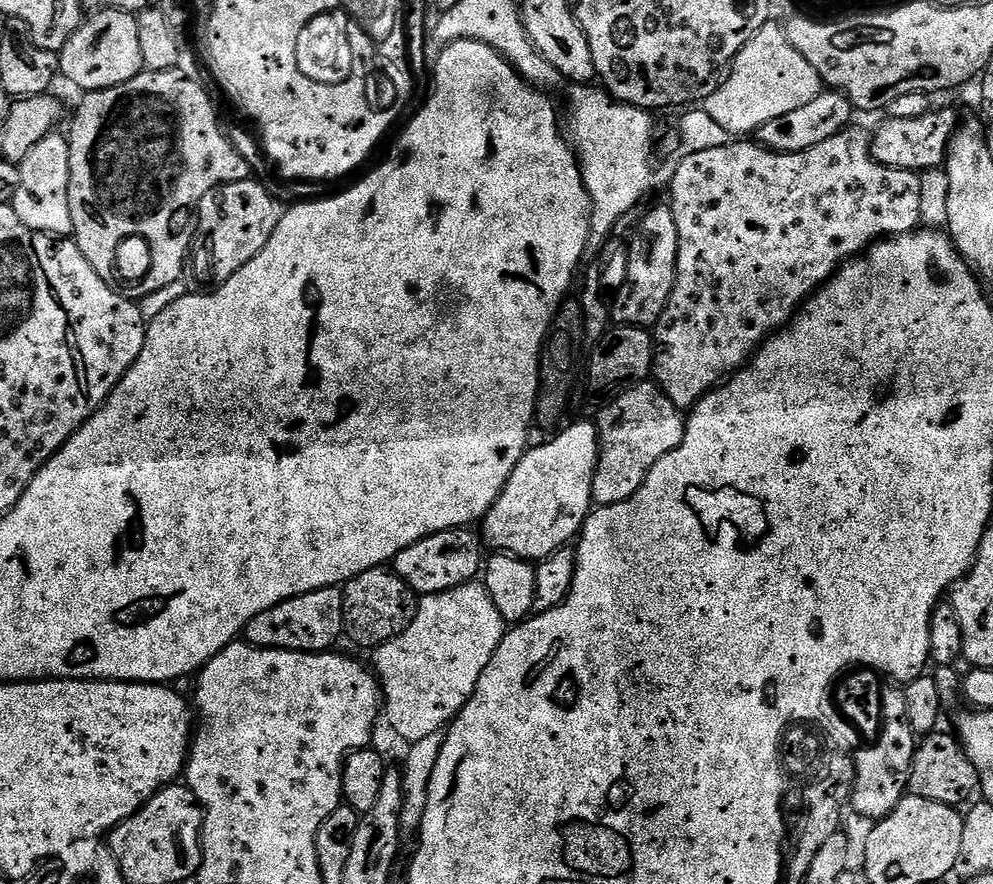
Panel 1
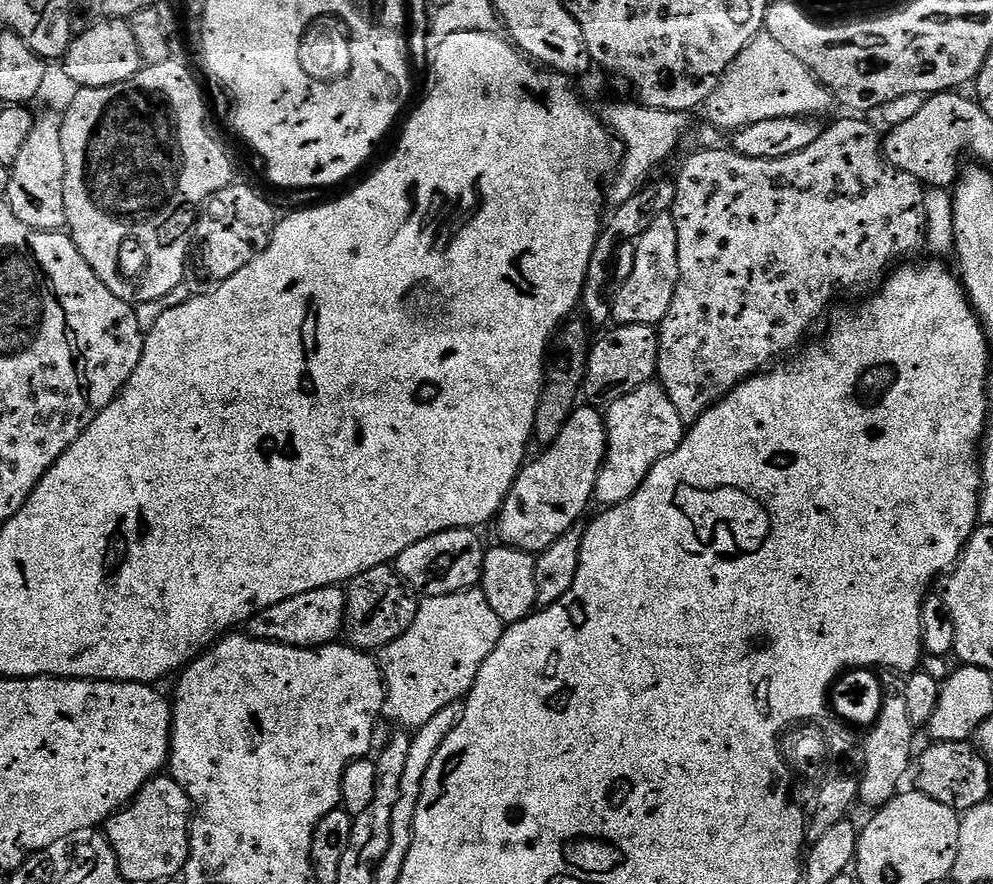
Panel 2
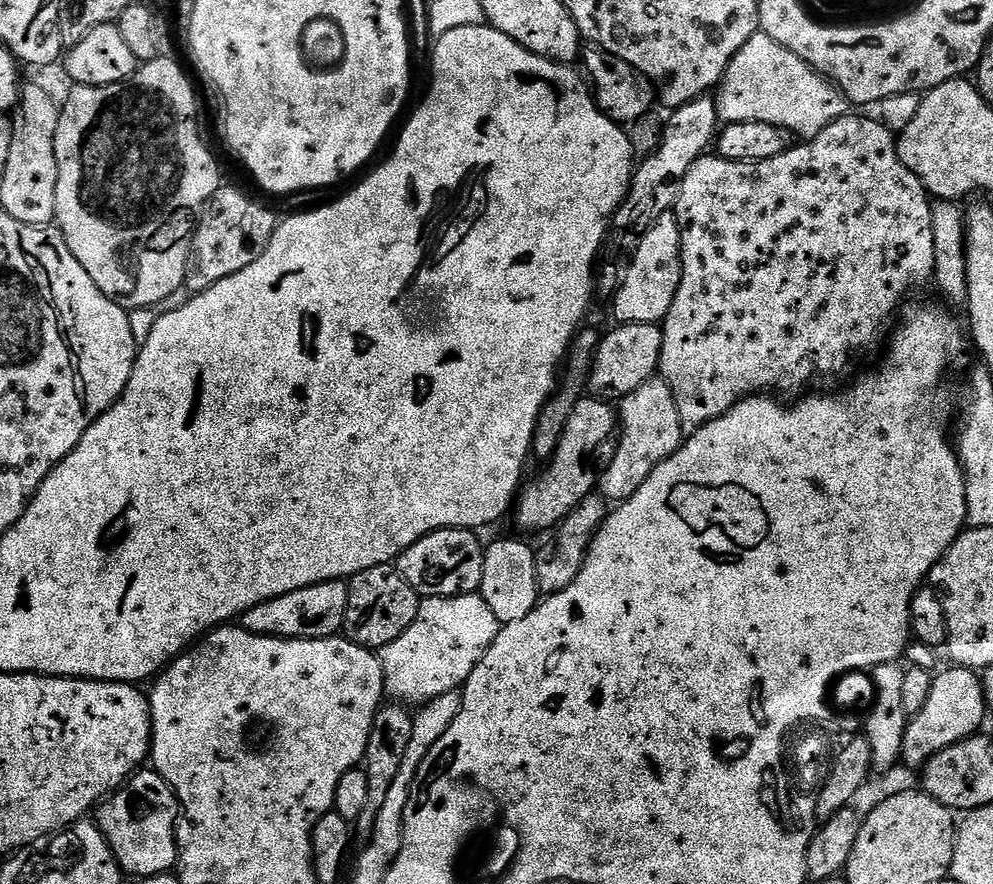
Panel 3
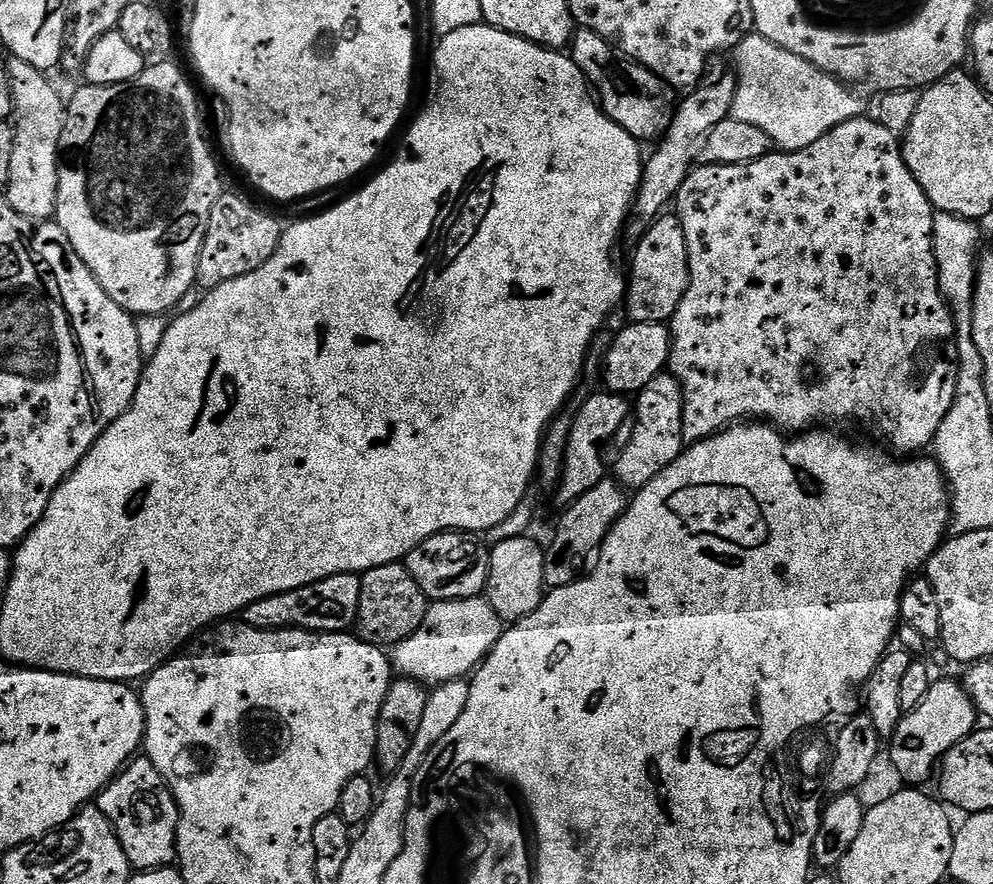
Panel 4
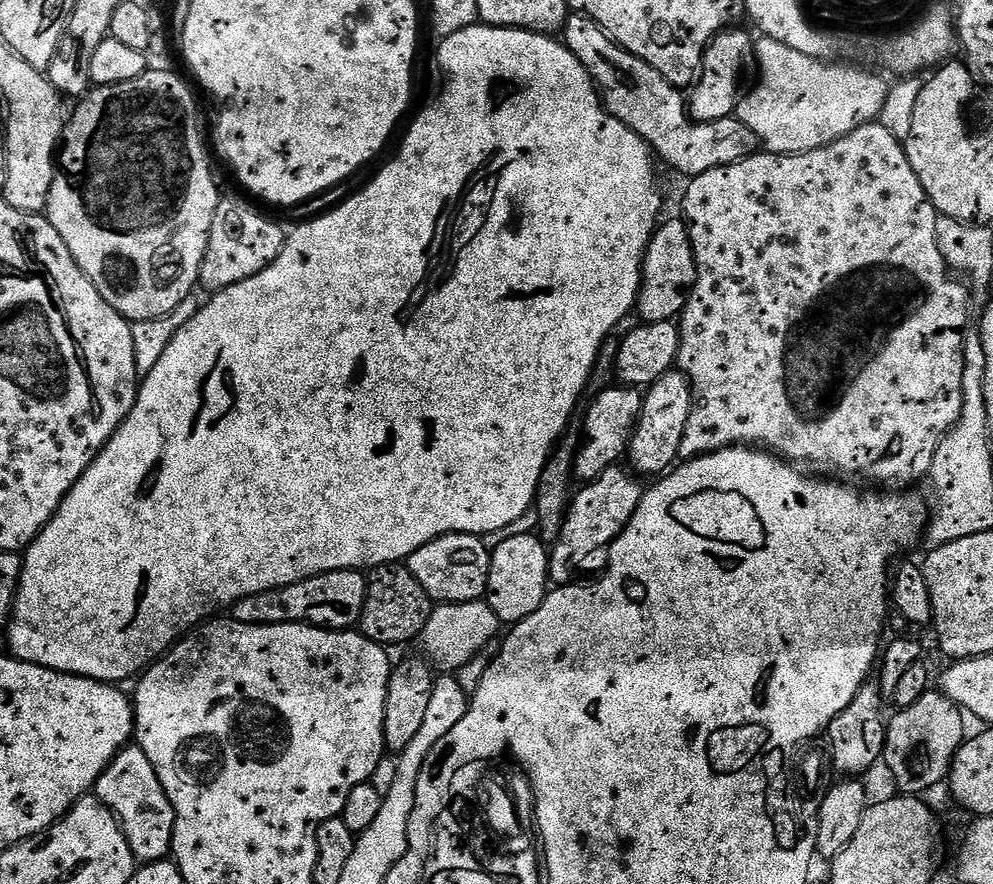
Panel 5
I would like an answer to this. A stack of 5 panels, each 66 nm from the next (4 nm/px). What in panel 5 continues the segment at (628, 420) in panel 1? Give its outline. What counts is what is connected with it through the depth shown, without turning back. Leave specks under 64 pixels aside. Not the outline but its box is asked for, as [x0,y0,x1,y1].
[626,370,692,478]

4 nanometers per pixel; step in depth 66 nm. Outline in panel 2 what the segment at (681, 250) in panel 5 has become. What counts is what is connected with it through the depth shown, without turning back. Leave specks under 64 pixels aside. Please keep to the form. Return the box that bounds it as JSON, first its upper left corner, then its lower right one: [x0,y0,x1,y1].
[611,214,678,326]

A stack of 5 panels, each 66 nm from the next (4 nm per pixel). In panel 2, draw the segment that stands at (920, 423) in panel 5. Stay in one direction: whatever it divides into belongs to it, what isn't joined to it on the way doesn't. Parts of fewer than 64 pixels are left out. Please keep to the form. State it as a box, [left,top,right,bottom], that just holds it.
[656,118,926,426]

